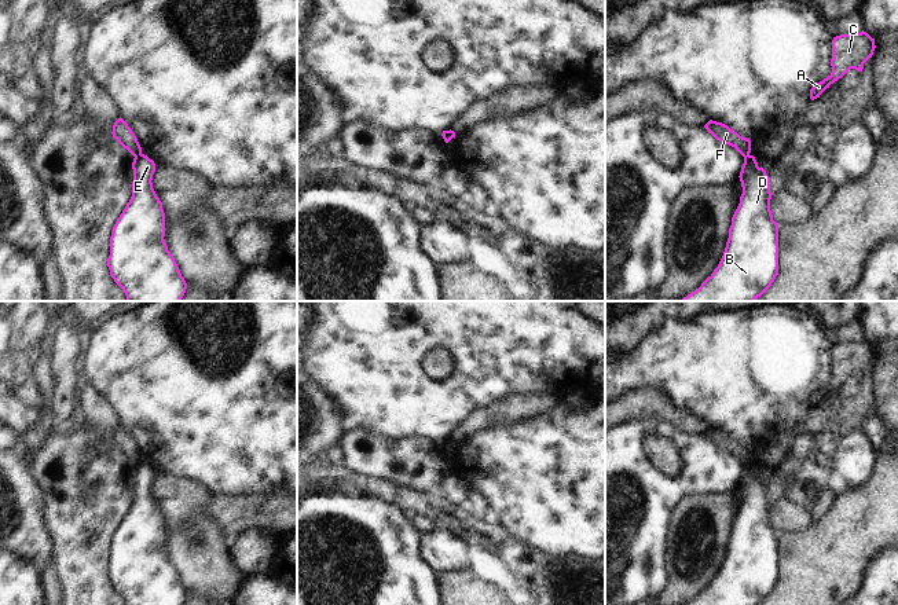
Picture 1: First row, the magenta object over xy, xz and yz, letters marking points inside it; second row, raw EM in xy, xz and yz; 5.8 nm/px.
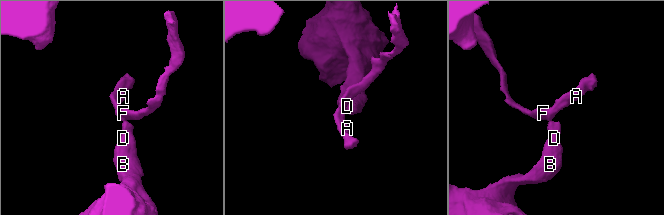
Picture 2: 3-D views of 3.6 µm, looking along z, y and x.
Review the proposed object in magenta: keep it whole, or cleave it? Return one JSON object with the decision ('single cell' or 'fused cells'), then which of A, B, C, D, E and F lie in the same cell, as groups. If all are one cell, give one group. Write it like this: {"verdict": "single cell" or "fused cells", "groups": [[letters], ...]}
{"verdict": "fused cells", "groups": [["A", "C", "F"], ["B", "D", "E"]]}

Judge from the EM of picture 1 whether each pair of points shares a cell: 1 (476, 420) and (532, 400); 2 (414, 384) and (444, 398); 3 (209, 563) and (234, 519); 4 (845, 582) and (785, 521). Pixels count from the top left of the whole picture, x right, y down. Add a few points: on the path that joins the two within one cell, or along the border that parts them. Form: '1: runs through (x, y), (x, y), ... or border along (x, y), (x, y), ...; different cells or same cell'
1: runs through (490, 415), (519, 406); same cell
2: runs through (421, 391), (428, 398), (437, 398); same cell
3: border along (206, 506), (206, 513), (226, 534); different cells
4: border along (810, 524), (799, 531), (781, 531), (779, 534); different cells

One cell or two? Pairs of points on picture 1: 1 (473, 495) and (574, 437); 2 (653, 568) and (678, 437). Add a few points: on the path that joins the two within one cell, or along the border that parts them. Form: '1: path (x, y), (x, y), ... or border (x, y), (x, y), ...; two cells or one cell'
1: border (469, 488), (477, 490), (490, 506); two cells
2: path (653, 535), (653, 509), (688, 475), (688, 470); one cell

